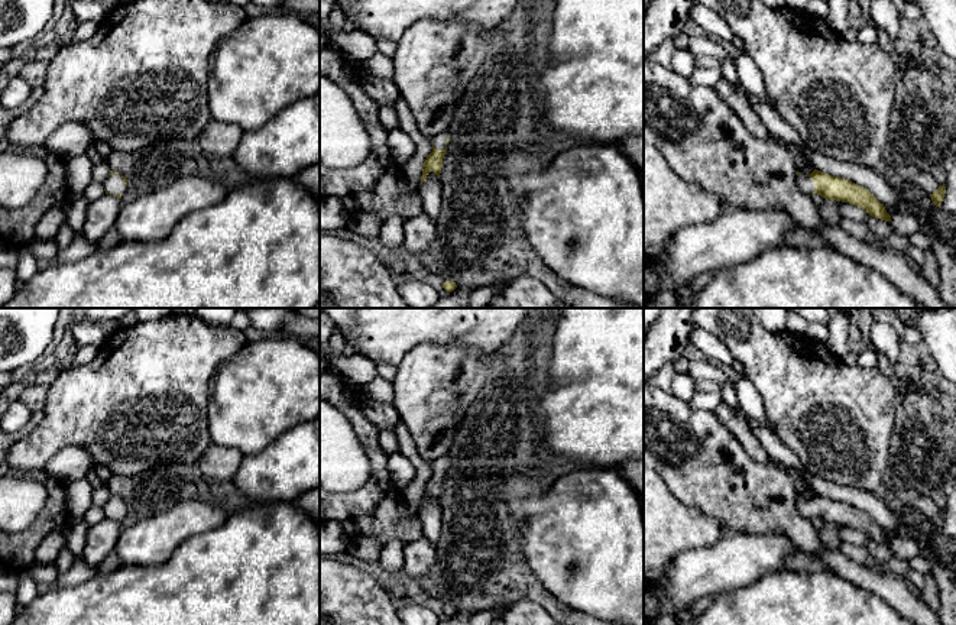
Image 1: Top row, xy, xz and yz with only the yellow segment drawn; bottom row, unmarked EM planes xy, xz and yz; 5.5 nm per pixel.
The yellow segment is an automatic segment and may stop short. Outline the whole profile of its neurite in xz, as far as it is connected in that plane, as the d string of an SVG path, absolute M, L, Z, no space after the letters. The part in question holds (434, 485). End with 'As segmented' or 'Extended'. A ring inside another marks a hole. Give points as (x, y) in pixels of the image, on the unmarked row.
M451 453L432 462L432 476L427 480L422 489L421 508L425 505L430 496L434 496L440 502L443 483L447 476L450 459Z. Extended

